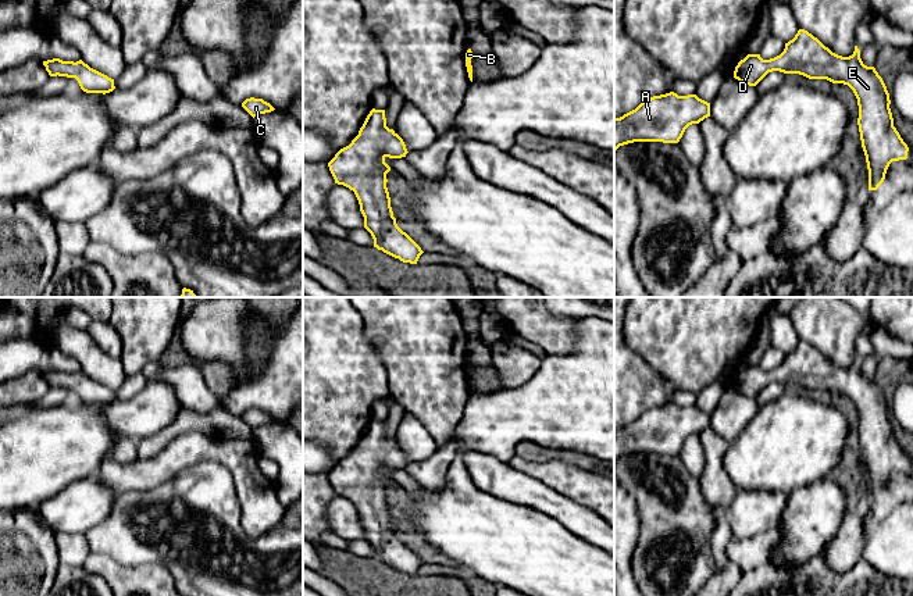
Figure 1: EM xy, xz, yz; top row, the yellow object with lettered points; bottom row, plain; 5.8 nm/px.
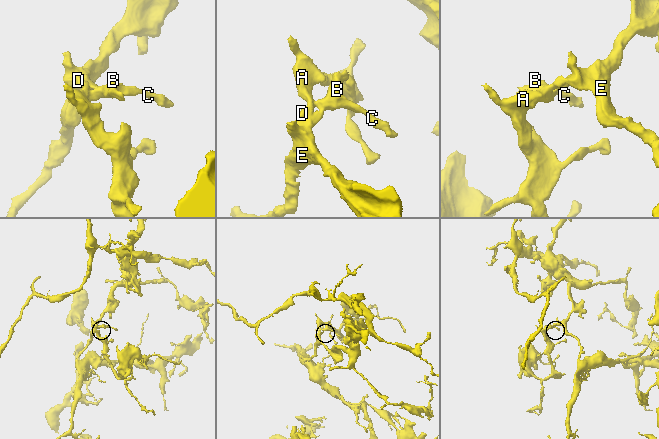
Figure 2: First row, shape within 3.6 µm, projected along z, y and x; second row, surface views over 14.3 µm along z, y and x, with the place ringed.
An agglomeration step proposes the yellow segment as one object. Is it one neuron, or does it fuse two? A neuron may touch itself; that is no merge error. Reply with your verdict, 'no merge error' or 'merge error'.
no merge error

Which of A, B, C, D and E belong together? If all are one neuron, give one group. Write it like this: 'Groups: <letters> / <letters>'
Groups: A B C D E

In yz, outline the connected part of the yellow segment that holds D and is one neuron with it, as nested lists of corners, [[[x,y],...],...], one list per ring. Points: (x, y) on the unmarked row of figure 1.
[[[799,340],[774,370],[763,371],[760,365],[748,365],[735,378],[734,389],[756,397],[773,382],[827,390],[853,402],[859,417],[857,436],[869,481],[869,502],[878,500],[892,472],[907,470],[909,458],[894,438],[887,397],[874,378],[863,375],[857,357],[852,367],[842,368],[807,342]]]

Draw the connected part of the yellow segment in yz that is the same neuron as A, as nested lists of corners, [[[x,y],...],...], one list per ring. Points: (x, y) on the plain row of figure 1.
[[[674,403],[653,407],[614,429],[614,463],[634,453],[678,454],[685,440],[710,428],[710,414]]]

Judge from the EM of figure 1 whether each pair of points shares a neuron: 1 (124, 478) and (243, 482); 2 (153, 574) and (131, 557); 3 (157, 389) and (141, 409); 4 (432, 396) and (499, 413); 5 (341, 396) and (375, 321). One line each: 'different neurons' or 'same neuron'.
1: same neuron
2: different neurons
3: same neuron
4: different neurons
5: different neurons

